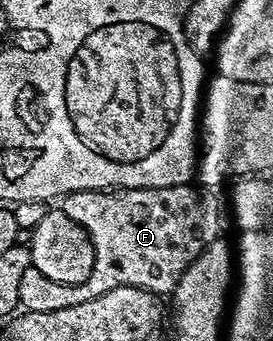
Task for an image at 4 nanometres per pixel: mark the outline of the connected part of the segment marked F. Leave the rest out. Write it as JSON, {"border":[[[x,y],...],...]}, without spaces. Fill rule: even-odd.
{"border":[[[183,183],[173,187],[114,187],[102,191],[72,191],[63,196],[62,210],[70,221],[74,221],[90,237],[94,247],[94,269],[90,269],[90,277],[86,281],[74,285],[62,285],[58,281],[50,281],[38,273],[38,269],[30,266],[22,273],[22,281],[18,284],[18,301],[25,312],[54,313],[58,309],[70,309],[70,305],[82,305],[82,301],[90,301],[94,297],[102,297],[102,293],[110,293],[110,289],[119,287],[141,287],[153,291],[155,295],[168,297],[175,292],[182,273],[203,252],[210,241],[217,238],[222,224],[222,215],[212,204],[208,195],[203,195],[196,185]]]}

